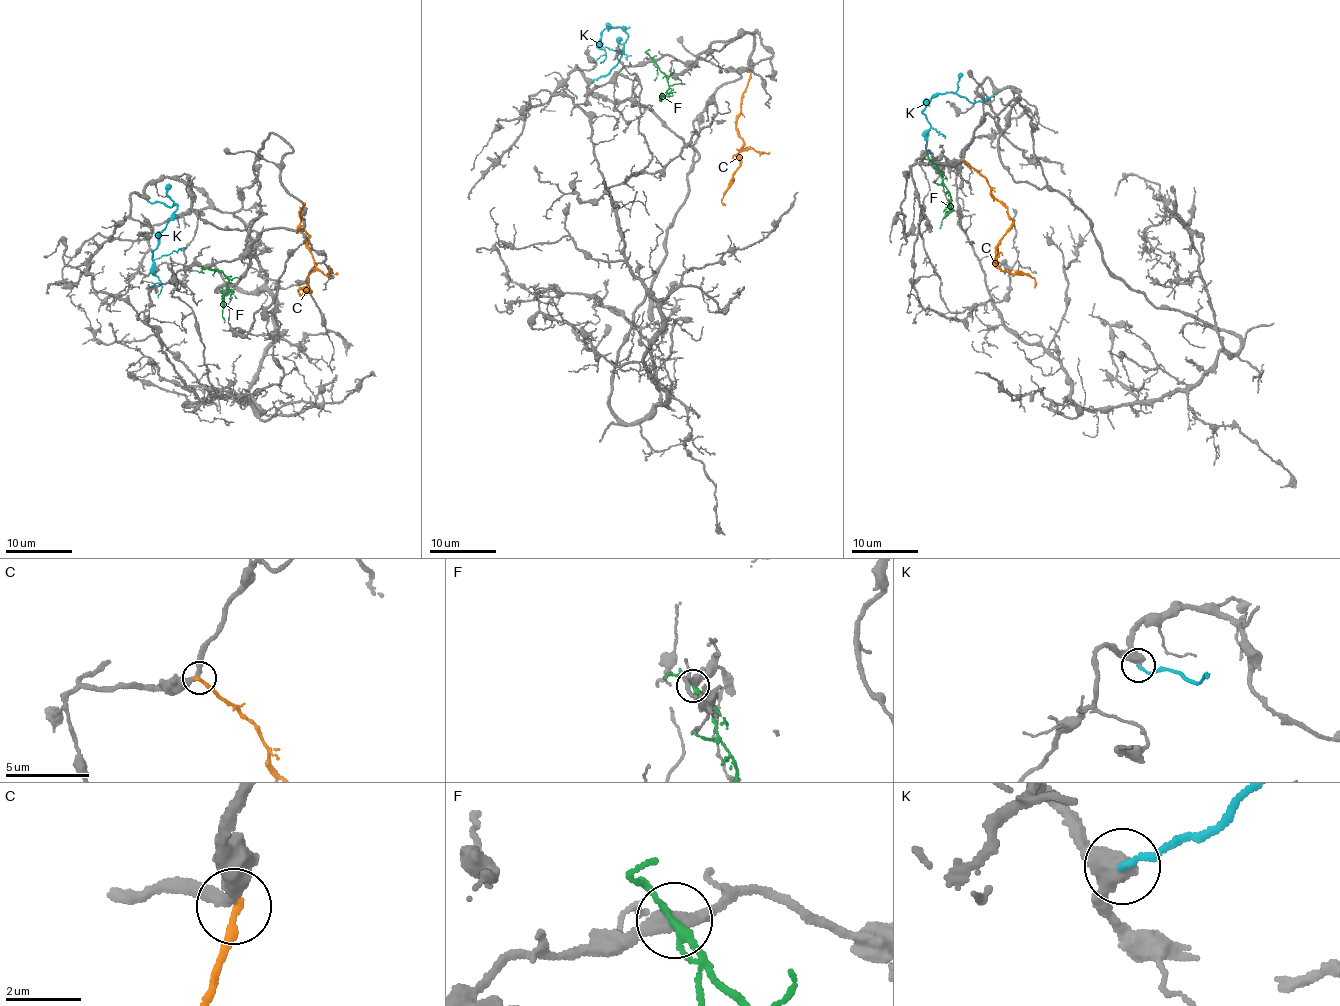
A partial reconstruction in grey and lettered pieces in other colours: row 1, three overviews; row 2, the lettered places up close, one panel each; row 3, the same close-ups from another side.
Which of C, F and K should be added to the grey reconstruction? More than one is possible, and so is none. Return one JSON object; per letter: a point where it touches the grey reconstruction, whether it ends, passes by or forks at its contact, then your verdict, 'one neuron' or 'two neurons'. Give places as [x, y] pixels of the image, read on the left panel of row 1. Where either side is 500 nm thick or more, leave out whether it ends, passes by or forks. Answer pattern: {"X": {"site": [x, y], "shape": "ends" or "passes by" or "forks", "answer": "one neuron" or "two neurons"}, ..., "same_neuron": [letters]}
{"C": {"site": [304, 203], "shape": "ends", "answer": "two neurons"}, "F": {"site": [208, 268], "shape": "passes by", "answer": "two neurons"}, "K": {"site": [147, 200], "shape": "ends", "answer": "one neuron"}, "same_neuron": ["K"]}

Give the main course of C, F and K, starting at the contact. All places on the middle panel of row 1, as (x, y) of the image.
C: (751, 72), (736, 122), (741, 152), (748, 148), (738, 152), (739, 162), (724, 193), (725, 205)
F: (652, 60), (666, 77), (668, 88), (660, 100)
K: (591, 81), (605, 75), (620, 58), (626, 31), (611, 27), (604, 30), (598, 48), (606, 56), (601, 63)

